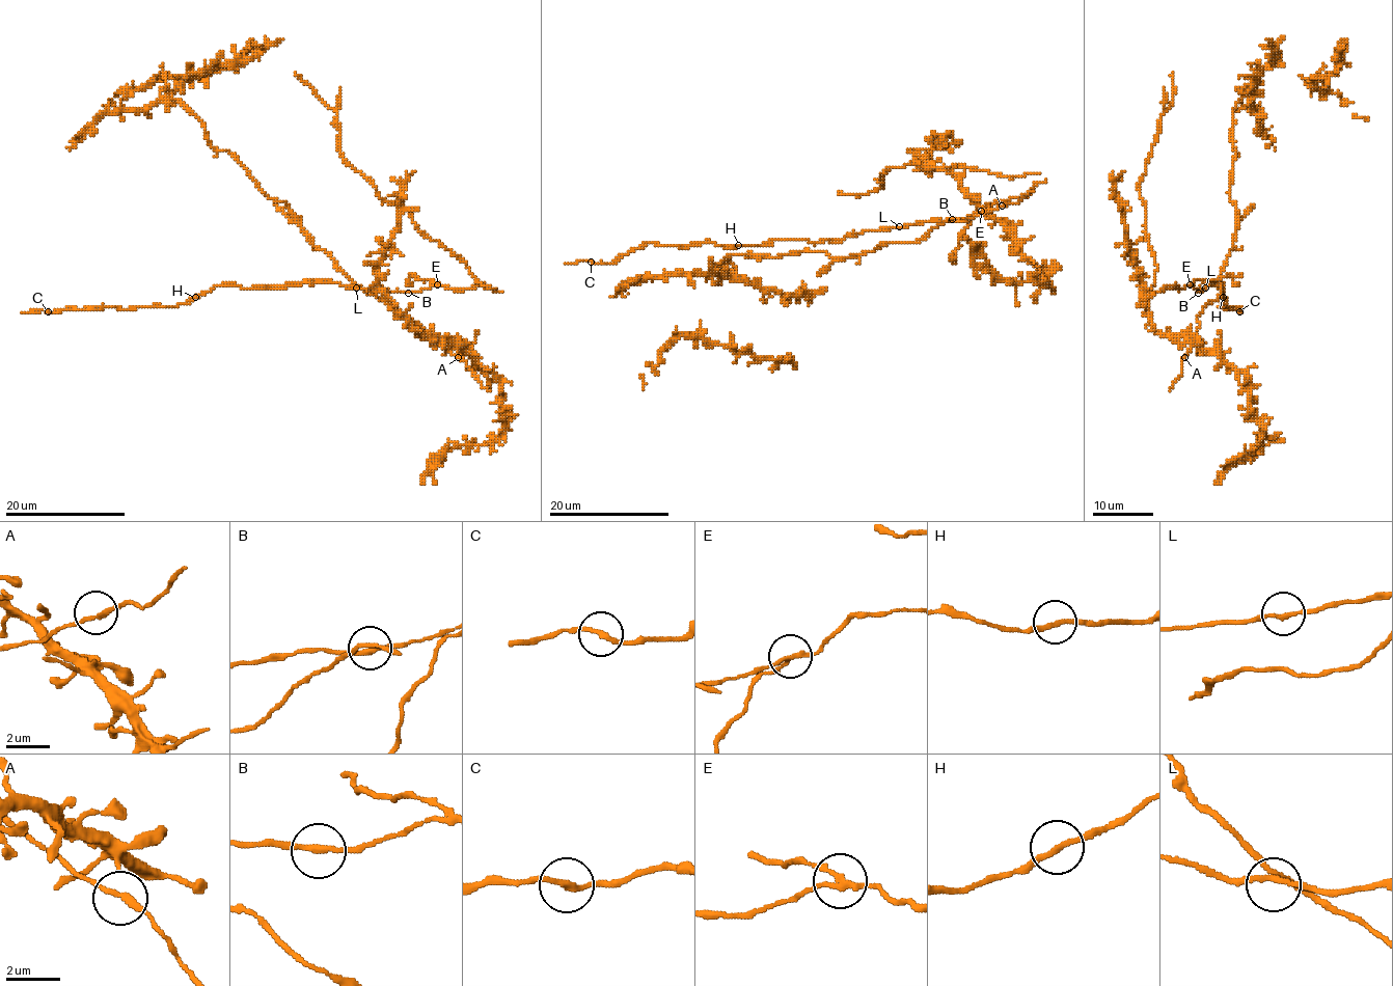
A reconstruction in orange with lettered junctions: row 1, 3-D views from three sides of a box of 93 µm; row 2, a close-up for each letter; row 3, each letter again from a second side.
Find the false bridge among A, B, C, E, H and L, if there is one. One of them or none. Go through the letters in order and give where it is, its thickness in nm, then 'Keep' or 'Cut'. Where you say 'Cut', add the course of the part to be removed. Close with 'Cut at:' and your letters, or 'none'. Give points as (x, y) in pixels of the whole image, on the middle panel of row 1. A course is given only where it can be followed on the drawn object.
A: Place: (1002, 206). Thickness 200 nm. Keep
B: Place: (952, 219). Thickness 200 nm. Keep
C: Place: (591, 262). Thickness 200 nm. Keep
E: Place: (981, 211). Thickness 190 nm. Cut. Course of the part to remove: (980, 212), (970, 221), (952, 253), (955, 259)
H: Place: (738, 245). Thickness 200 nm. Keep
L: Place: (899, 226). Thickness 180 nm. Keep
Cut at: E

